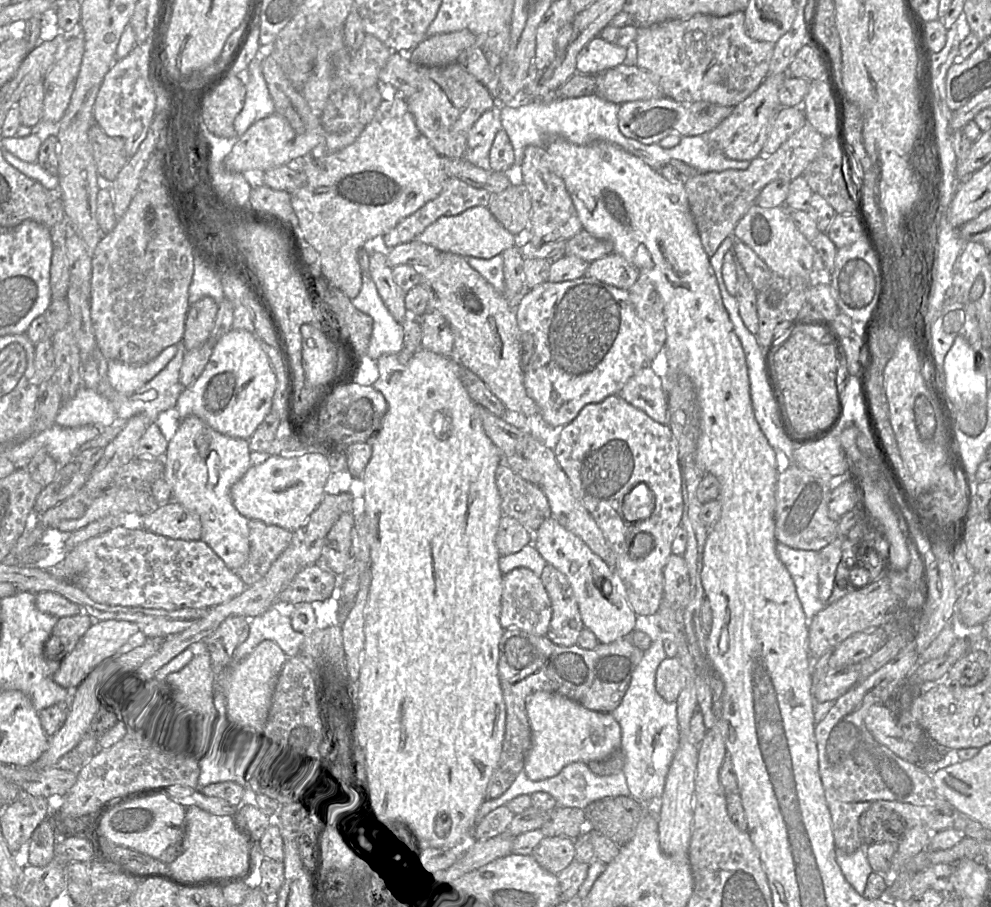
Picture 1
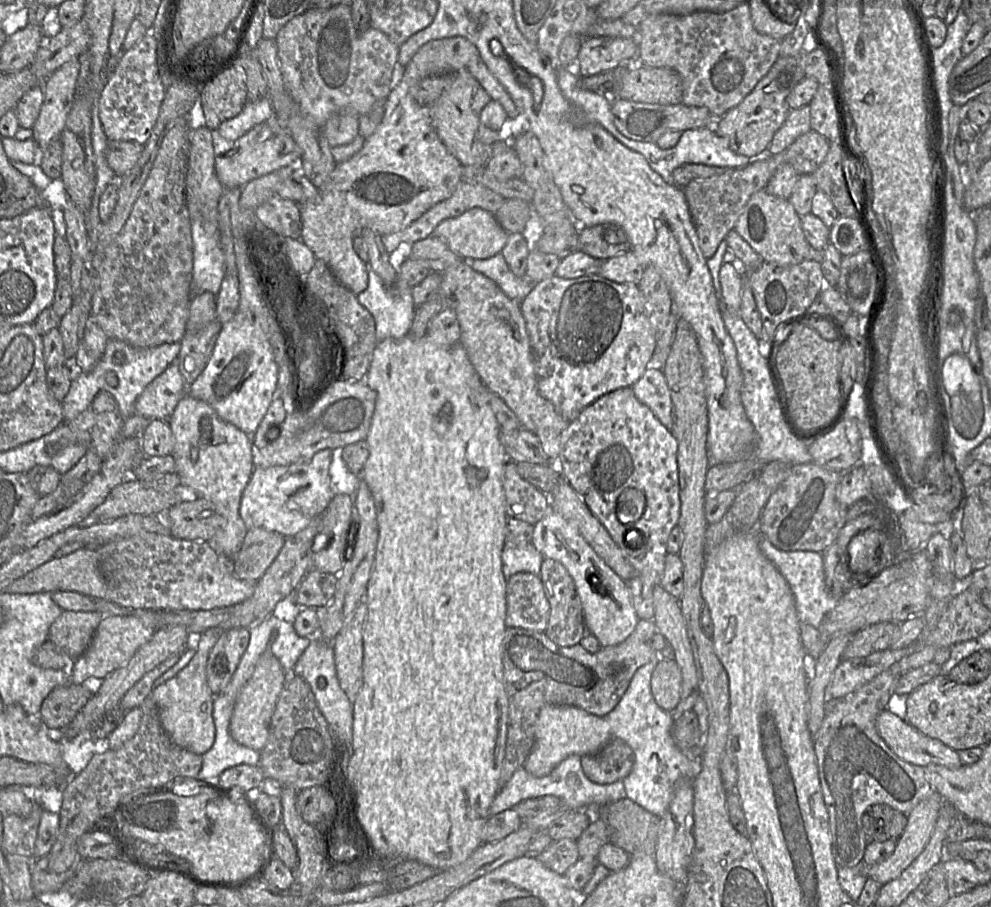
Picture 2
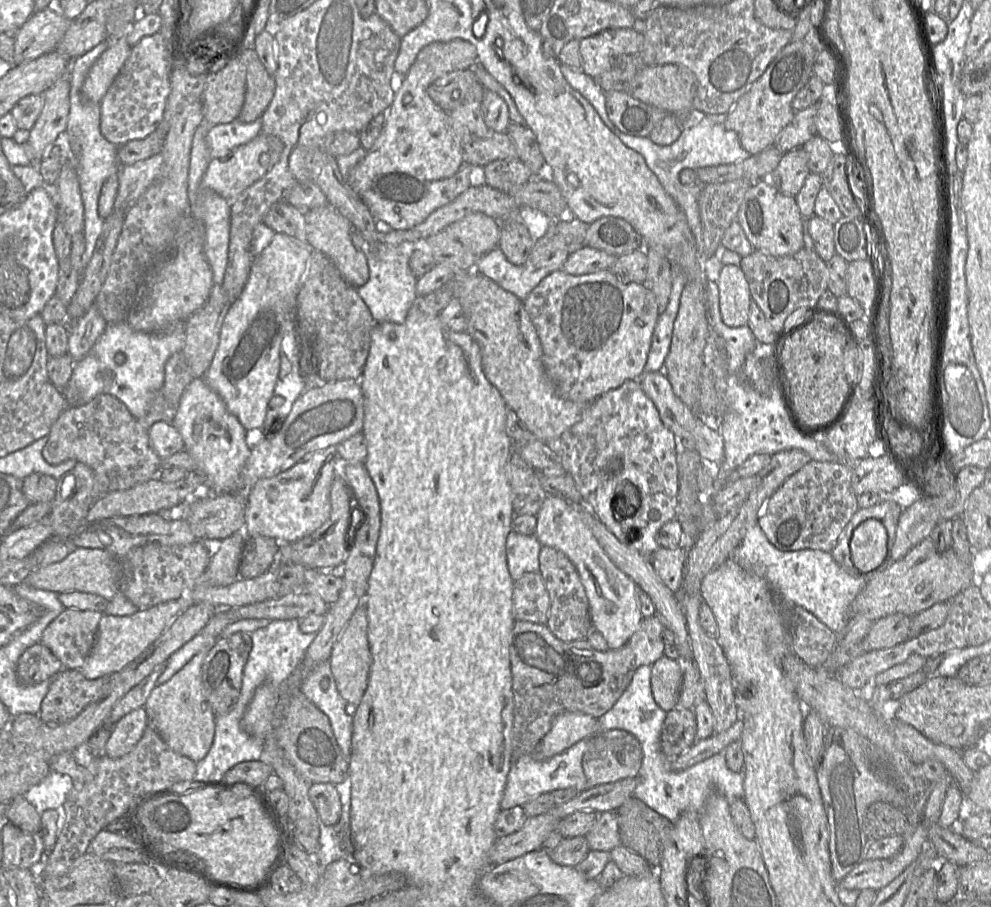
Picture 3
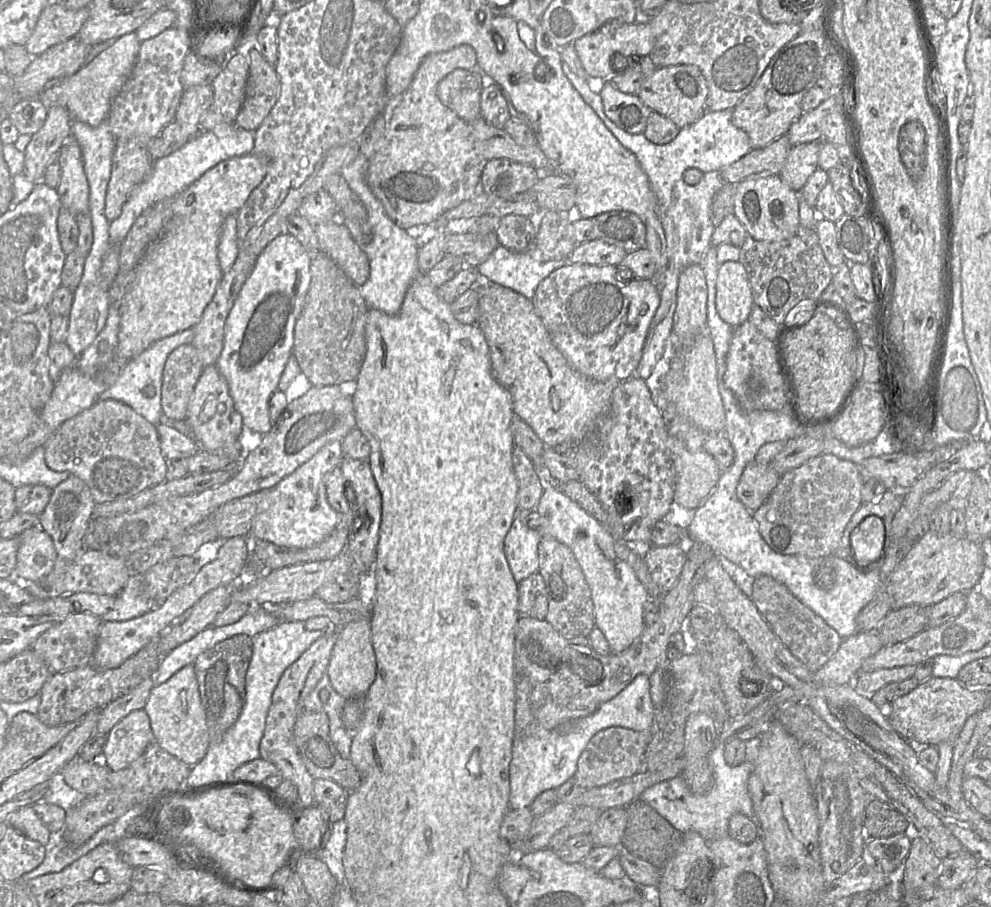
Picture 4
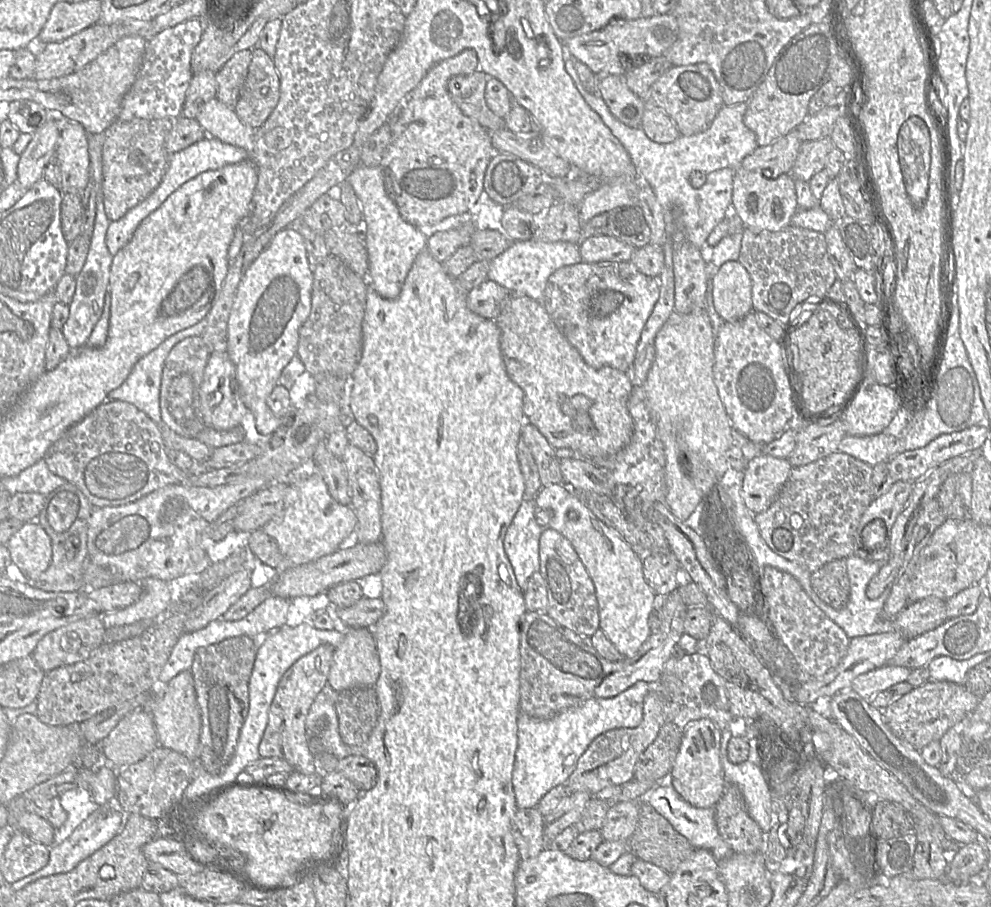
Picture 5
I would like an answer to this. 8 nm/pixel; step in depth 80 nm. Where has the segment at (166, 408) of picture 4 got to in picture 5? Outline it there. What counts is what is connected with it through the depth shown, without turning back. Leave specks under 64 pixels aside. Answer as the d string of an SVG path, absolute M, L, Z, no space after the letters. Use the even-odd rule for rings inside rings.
M201 336L188 337L172 348L165 360L162 373L160 411L162 420L178 435L190 439L198 438L205 442L207 446L215 449L242 442L244 431L241 427L230 430L216 430L202 420L199 389L209 356L210 350Z

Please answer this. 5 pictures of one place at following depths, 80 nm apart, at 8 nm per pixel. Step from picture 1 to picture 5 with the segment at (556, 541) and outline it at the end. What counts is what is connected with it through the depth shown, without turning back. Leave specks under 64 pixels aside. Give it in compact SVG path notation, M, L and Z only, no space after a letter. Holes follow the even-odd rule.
M567 485L544 486L534 498L536 506L550 517L547 527L567 538L588 571L596 591L599 608L599 626L623 657L633 657L652 633L648 618L659 599L647 584L643 575L642 557L615 531L599 520L578 499L577 494Z

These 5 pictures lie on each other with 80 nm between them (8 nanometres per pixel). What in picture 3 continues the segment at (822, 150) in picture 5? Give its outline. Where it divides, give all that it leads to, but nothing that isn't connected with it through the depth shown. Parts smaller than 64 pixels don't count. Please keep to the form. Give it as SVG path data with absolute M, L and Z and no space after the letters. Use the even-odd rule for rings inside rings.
M798 147L783 154L768 180L782 194L795 197L809 174L808 155L802 147Z

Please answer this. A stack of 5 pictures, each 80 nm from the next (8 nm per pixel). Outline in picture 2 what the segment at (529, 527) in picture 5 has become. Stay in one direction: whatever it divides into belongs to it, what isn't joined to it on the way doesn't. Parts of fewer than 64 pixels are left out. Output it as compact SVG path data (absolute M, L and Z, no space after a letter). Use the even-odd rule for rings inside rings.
M529 542L517 547L504 547L502 570L506 579L518 572L528 572L540 576L543 555Z

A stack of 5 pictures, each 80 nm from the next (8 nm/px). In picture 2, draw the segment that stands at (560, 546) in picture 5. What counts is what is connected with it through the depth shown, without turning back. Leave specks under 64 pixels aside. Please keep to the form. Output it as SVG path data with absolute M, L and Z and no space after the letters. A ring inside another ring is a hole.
M544 558L541 565L540 579L550 603L549 620L544 633L556 645L561 647L579 644L588 631L584 621L582 603L571 575L560 562L551 558Z

